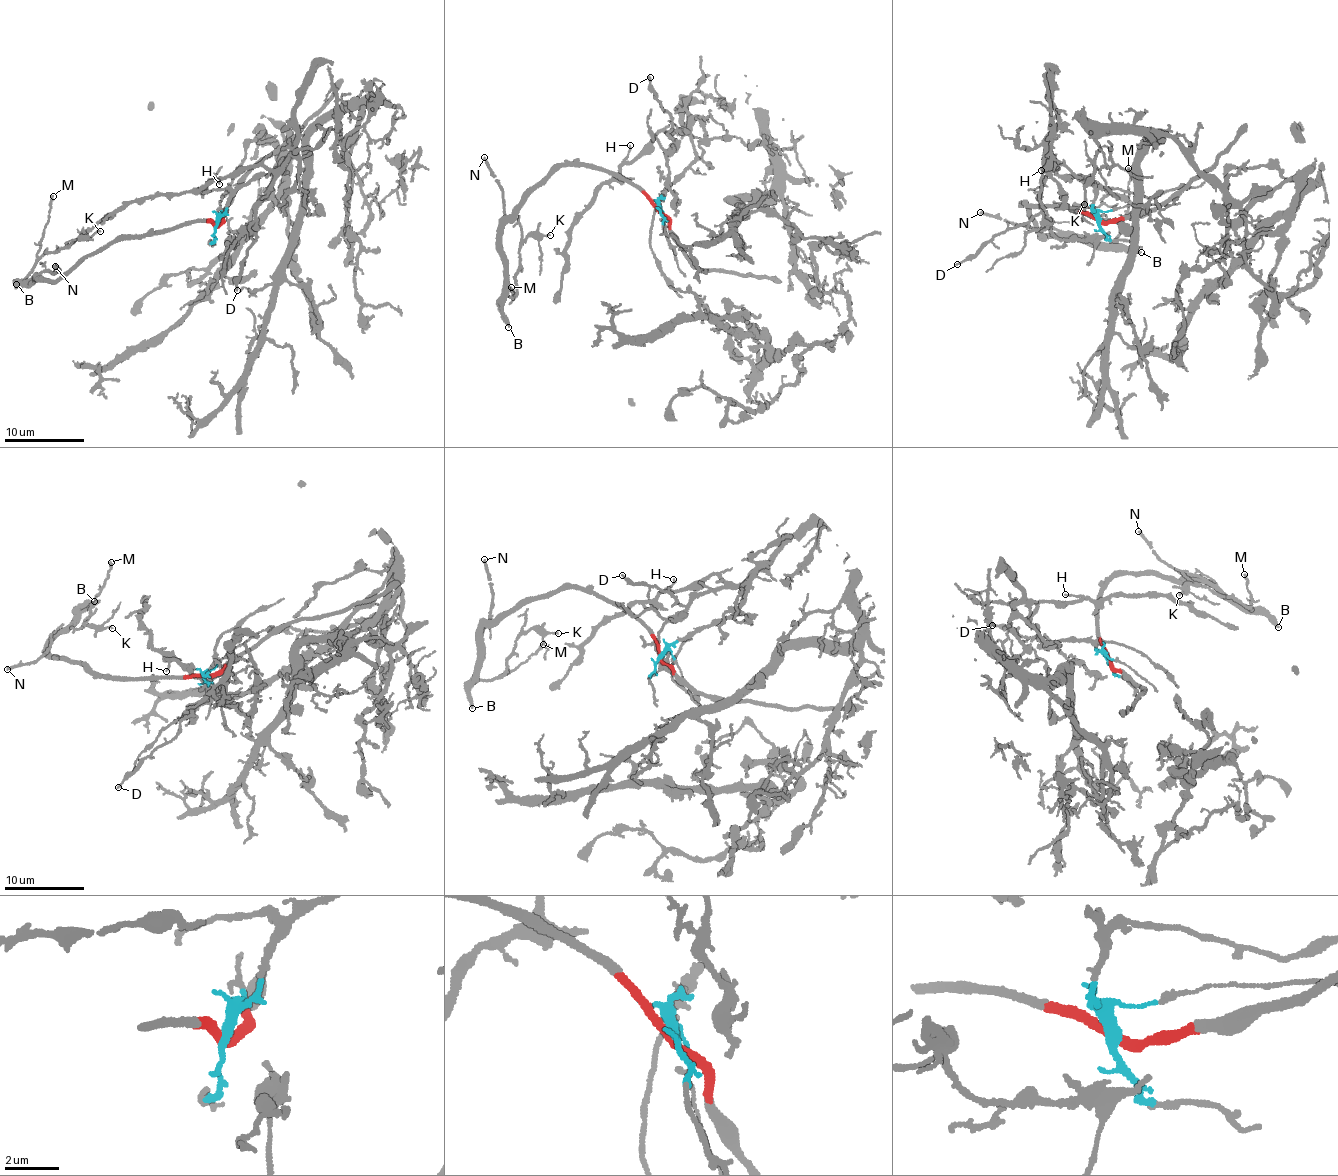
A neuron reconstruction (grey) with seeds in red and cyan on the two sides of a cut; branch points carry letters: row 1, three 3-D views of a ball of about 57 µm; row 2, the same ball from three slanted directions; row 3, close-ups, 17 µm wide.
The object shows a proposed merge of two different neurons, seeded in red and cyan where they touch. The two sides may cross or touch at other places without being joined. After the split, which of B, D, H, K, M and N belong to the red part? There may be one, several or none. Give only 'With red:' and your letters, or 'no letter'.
With red: B, K, M, N

